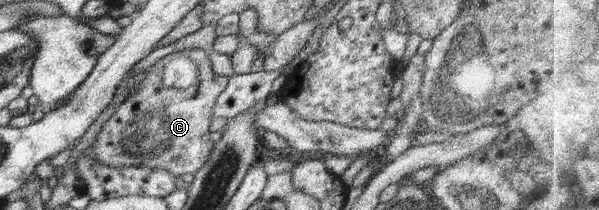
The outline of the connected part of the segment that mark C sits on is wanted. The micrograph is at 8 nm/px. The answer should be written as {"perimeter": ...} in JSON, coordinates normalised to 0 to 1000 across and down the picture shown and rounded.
{"perimeter":[[[257,305],[247,329],[245,352],[232,410],[232,429],[214,457],[199,510],[192,519],[190,548],[180,571],[155,676],[155,738],[160,762],[180,790],[230,790],[240,786],[255,805],[274,805],[287,814],[294,838],[304,829],[326,829],[344,781],[351,752],[359,676],[351,662],[351,590],[354,567],[354,510],[362,457],[372,438],[382,386],[382,362],[366,357],[354,343],[351,314],[337,348],[337,429],[331,410],[324,419],[297,424],[297,448],[284,448],[284,414],[264,381],[260,329],[267,305]]]}

